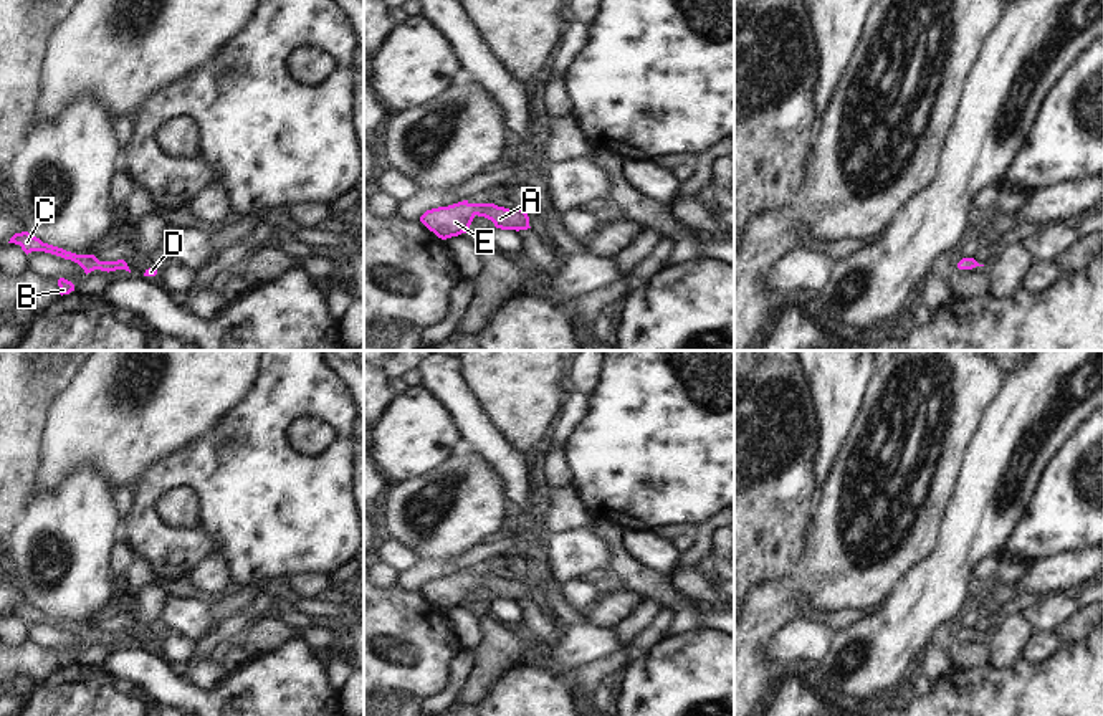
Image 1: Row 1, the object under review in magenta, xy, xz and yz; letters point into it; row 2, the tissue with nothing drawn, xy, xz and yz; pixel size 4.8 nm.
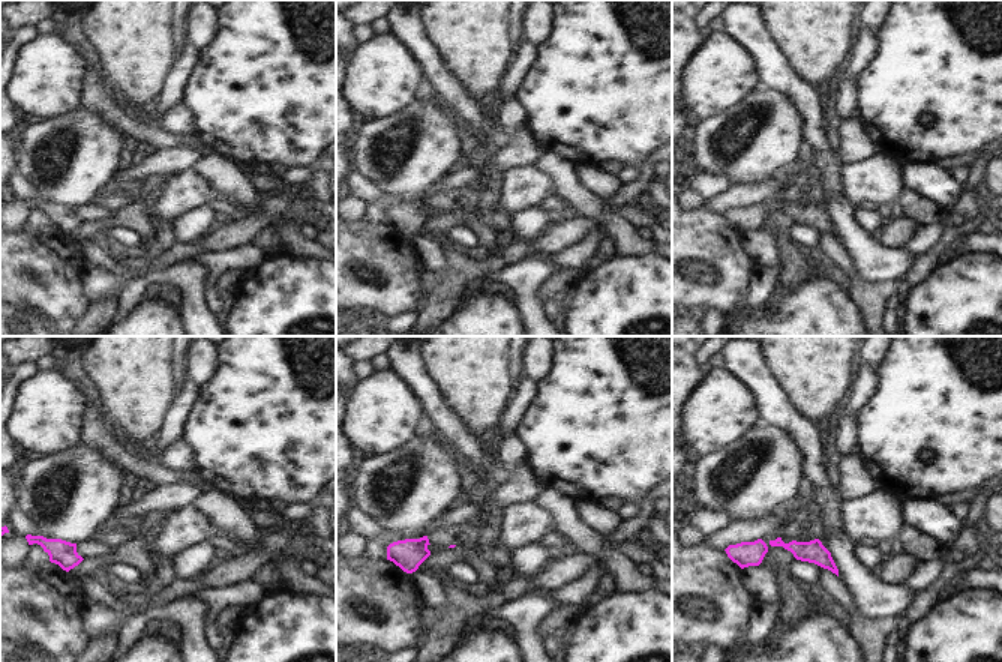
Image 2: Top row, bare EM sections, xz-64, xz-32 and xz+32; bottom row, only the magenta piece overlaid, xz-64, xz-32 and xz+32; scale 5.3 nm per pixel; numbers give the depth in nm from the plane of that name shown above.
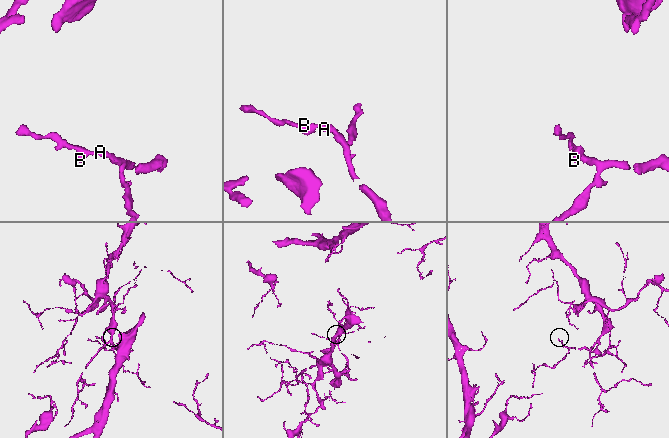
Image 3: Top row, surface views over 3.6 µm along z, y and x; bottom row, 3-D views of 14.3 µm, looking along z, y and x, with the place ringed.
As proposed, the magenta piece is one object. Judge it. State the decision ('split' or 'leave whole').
leave whole

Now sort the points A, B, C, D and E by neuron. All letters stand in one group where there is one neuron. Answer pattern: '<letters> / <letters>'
A B C D E

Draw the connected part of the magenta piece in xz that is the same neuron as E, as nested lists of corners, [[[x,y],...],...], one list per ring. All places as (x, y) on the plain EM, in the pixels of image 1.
[[[468,570],[427,580],[420,592],[438,609],[446,610],[466,604],[476,585],[491,590],[501,600],[531,599],[524,579],[509,580],[494,574],[470,574]]]

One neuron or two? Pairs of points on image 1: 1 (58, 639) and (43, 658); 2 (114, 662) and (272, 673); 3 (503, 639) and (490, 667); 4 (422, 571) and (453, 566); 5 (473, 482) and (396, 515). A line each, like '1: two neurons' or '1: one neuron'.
1: two neurons
2: one neuron
3: one neuron
4: one neuron
5: one neuron

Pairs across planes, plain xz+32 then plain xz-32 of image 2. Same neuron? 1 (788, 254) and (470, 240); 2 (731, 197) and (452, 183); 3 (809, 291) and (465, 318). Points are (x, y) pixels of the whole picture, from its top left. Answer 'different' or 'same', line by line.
1: different
2: same
3: same

